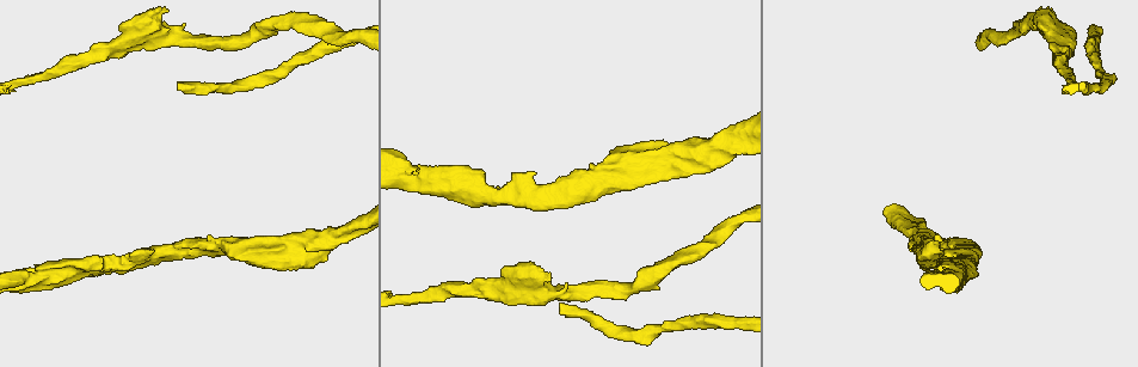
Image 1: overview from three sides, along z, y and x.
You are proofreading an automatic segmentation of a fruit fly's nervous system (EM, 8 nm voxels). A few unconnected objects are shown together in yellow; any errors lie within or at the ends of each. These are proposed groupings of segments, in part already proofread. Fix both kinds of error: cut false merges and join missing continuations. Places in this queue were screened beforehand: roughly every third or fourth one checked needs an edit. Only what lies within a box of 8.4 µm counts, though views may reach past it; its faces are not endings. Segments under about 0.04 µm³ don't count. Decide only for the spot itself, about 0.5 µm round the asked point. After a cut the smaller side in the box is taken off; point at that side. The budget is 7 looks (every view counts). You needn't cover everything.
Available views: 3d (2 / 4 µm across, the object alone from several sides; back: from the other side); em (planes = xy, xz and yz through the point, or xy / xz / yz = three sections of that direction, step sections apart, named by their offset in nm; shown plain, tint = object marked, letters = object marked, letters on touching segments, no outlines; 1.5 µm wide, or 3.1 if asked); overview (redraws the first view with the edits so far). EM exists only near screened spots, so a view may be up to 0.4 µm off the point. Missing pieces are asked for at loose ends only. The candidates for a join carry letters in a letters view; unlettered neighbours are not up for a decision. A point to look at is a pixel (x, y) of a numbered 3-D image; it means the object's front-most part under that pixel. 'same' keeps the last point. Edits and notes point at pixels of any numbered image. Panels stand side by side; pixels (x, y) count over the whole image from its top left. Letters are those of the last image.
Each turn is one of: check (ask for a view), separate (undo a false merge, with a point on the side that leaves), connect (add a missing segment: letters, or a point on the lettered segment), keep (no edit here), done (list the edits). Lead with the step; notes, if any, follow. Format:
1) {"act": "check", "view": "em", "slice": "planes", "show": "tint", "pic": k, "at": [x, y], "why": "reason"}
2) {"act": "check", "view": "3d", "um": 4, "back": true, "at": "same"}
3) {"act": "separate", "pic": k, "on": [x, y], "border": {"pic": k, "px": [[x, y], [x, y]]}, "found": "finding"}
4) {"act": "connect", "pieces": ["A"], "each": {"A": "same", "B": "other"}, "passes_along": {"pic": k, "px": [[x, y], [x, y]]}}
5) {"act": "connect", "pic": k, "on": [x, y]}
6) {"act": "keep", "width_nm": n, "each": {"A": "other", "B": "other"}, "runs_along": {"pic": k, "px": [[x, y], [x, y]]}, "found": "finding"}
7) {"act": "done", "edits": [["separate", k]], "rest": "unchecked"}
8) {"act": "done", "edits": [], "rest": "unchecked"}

{"act": "check", "view": "3d", "um": 2, "pic": 1, "at": [559, 304], "why": "end of a long branch"}

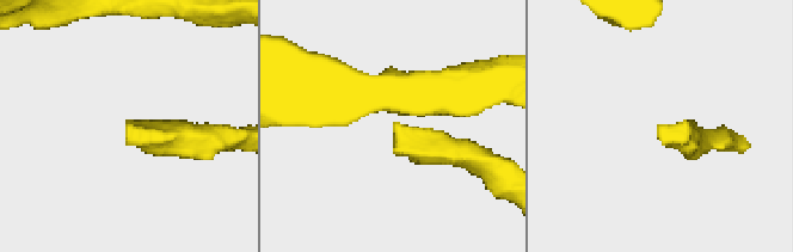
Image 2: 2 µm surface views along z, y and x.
{"act": "check", "view": "em", "slice": "planes", "show": "letters", "pic": 2, "at": [125, 122]}

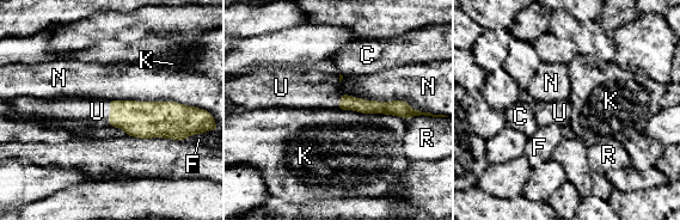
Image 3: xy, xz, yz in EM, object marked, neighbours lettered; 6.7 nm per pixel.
{"act": "connect", "pieces": ["U"], "each": {"C": "other", "F": "other", "K": "other", "N": "other", "R": "other", "U": "same"}, "found": "the cell continues"}

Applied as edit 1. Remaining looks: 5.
{"act": "check", "view": "overview", "why": "redraw"}

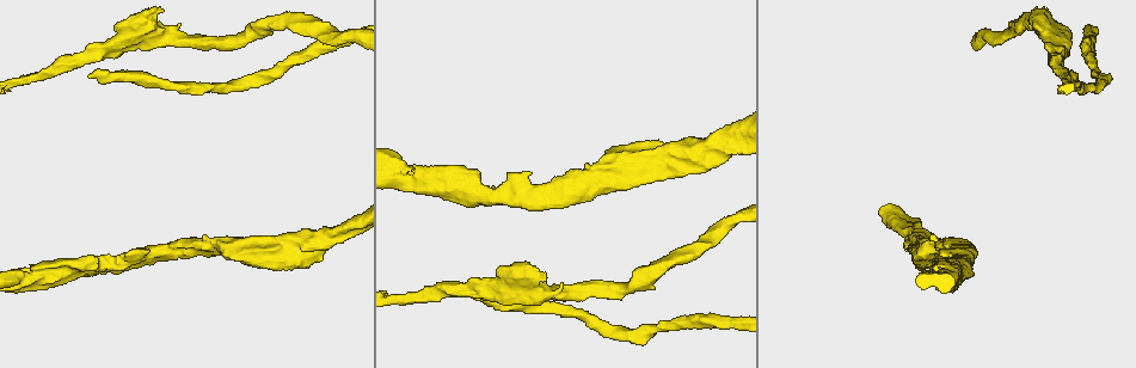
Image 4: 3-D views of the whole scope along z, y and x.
{"act": "check", "view": "3d", "um": 4, "pic": 4, "at": [941, 253], "why": "stops while still wide"}

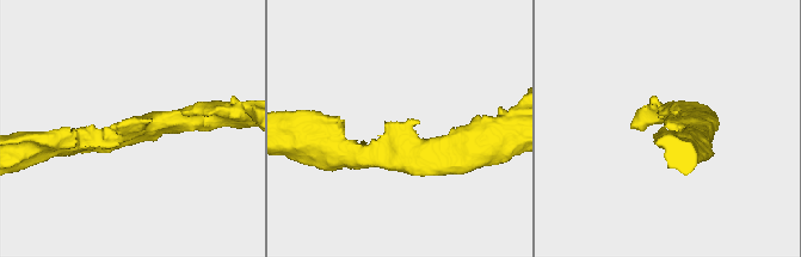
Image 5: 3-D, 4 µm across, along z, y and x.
{"act": "check", "view": "em", "slice": "planes", "show": "letters", "pic": 5, "at": [414, 123]}

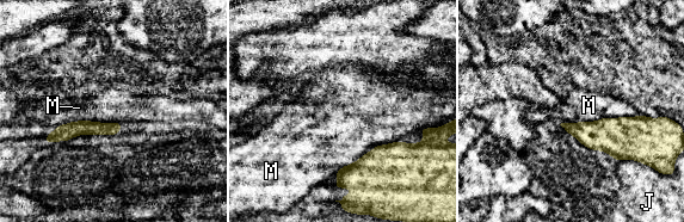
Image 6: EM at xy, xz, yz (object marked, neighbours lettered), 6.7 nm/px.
{"act": "keep", "each": {"J": "other", "M": "other"}, "runs_along": {"pic": 6, "px": [[117, 125], [74, 128], [49, 140]]}, "found": "no lettered segment goes on from it"}

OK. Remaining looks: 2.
{"act": "done", "edits": [["connect", 3]], "rest": "unchecked"}

